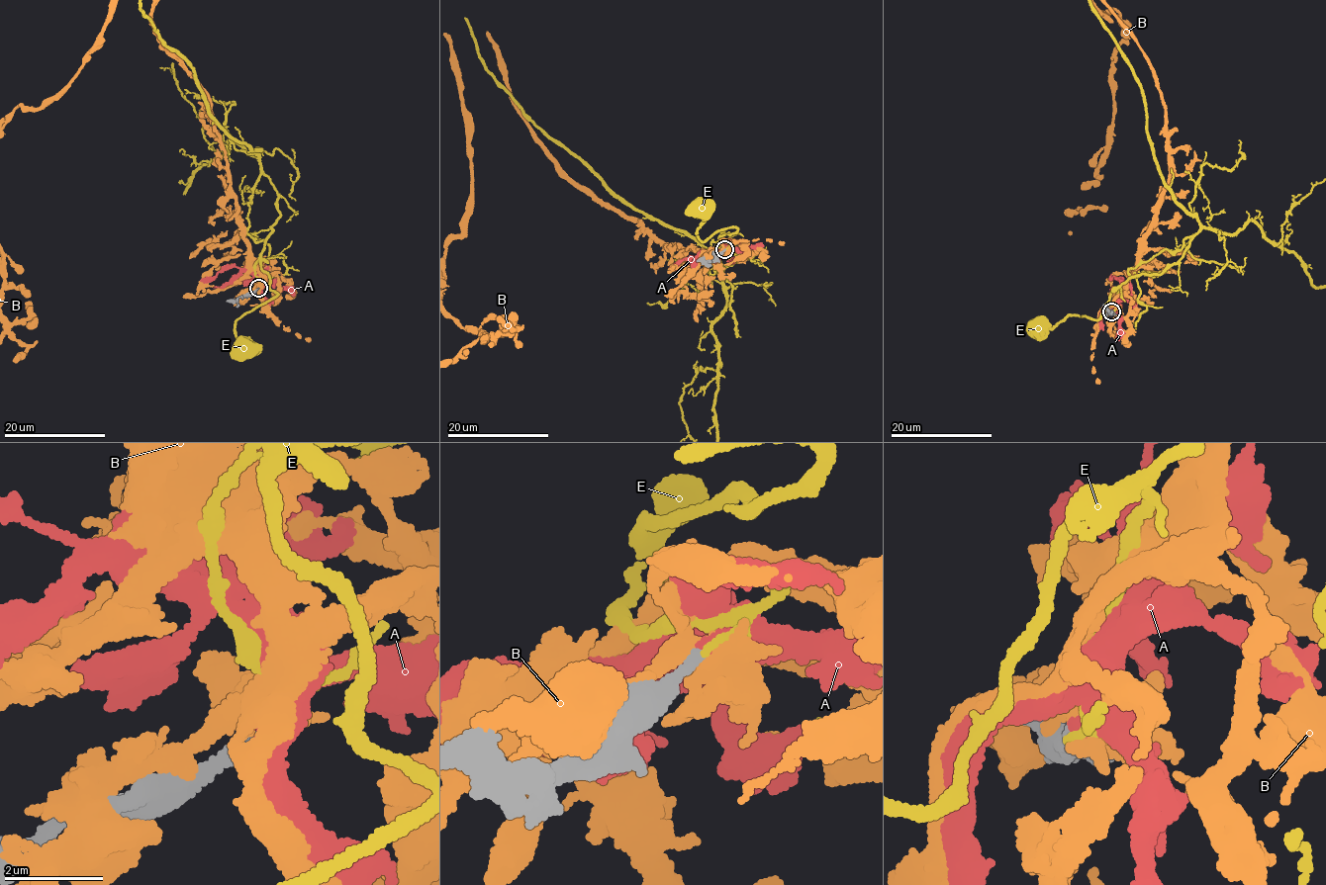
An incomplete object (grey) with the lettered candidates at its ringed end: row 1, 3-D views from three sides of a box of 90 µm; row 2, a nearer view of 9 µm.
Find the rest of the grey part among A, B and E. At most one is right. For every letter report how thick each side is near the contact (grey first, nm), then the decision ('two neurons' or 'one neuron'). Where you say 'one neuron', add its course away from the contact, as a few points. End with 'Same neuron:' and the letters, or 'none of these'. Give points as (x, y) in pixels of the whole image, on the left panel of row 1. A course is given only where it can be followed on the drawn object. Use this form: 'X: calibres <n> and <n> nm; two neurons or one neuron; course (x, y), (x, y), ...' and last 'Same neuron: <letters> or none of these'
A: calibres 180 and 180 nm; one neuron; course (258, 287), (262, 281), (251, 272), (236, 267), (218, 271), (201, 281)
B: calibres 180 and 480 nm; two neurons
E: calibres 180 and 120 nm; two neurons
Same neuron: A

